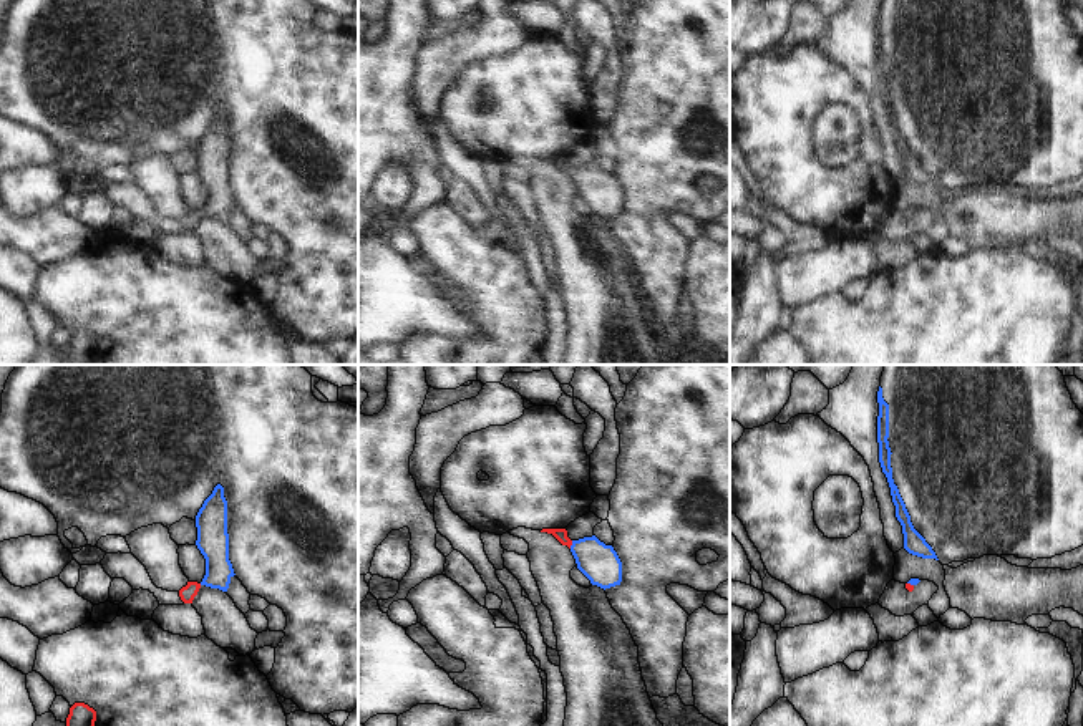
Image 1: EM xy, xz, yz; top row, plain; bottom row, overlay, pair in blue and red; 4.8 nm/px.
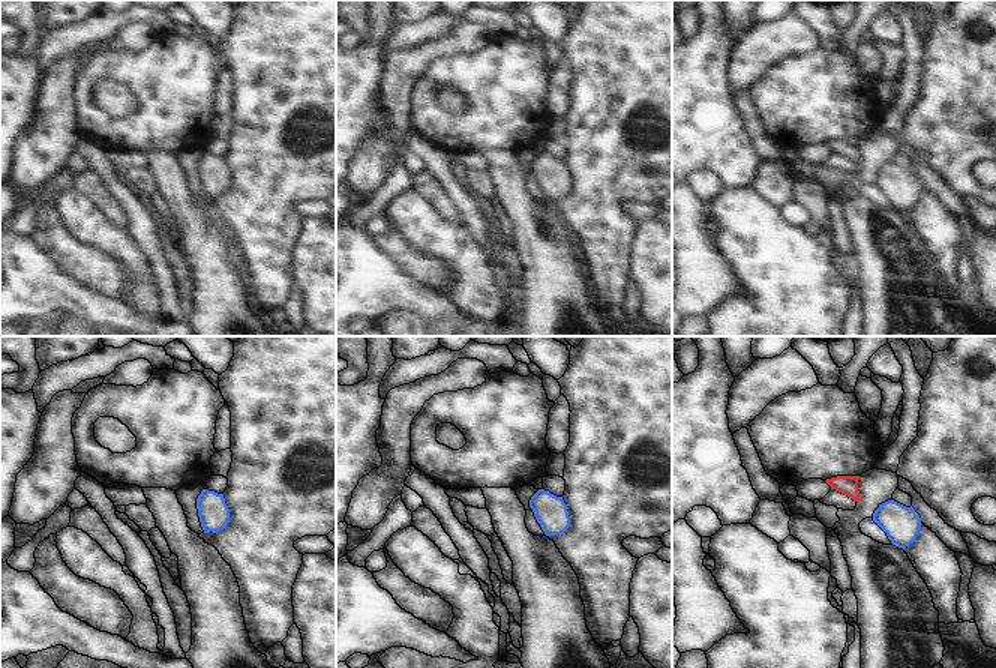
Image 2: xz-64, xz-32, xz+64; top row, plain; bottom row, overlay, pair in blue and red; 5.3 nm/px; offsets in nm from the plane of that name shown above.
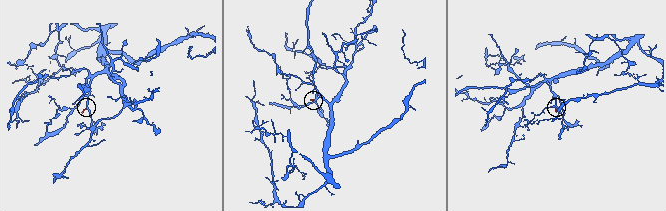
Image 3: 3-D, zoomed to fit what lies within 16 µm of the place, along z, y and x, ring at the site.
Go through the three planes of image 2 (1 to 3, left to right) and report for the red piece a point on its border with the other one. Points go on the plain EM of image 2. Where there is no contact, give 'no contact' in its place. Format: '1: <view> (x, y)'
1: no contact
2: no contact
3: no contact

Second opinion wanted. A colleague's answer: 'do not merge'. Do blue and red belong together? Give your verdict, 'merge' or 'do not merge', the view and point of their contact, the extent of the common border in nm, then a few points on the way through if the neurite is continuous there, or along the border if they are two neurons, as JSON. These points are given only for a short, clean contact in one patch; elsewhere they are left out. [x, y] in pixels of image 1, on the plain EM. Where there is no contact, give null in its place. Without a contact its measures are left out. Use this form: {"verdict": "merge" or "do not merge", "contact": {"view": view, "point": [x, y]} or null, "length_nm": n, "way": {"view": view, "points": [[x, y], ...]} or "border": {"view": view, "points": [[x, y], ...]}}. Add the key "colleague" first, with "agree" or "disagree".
{"colleague": "disagree", "verdict": "merge", "contact": {"view": "xz", "point": [573, 173]}, "length_nm": 40, "way": {"view": "xz", "points": [[599, 191], [573, 173], [561, 163]]}}

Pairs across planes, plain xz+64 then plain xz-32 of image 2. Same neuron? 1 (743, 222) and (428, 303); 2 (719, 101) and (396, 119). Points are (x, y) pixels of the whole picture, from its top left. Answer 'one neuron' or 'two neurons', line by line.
1: two neurons
2: two neurons

